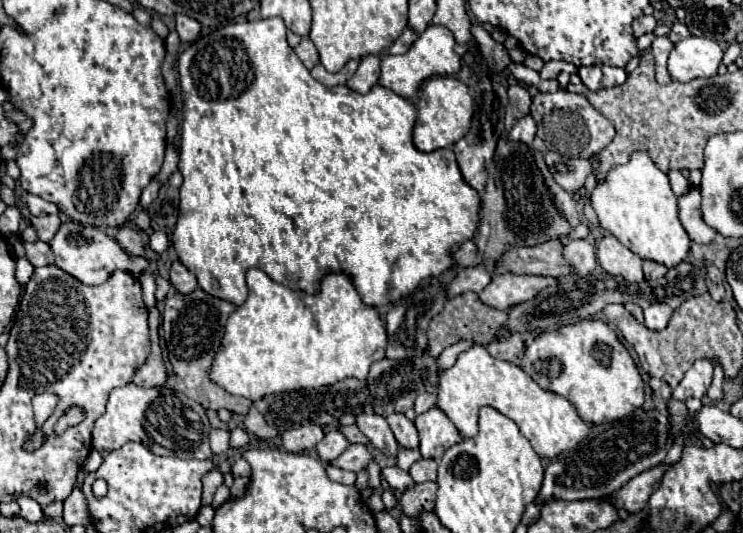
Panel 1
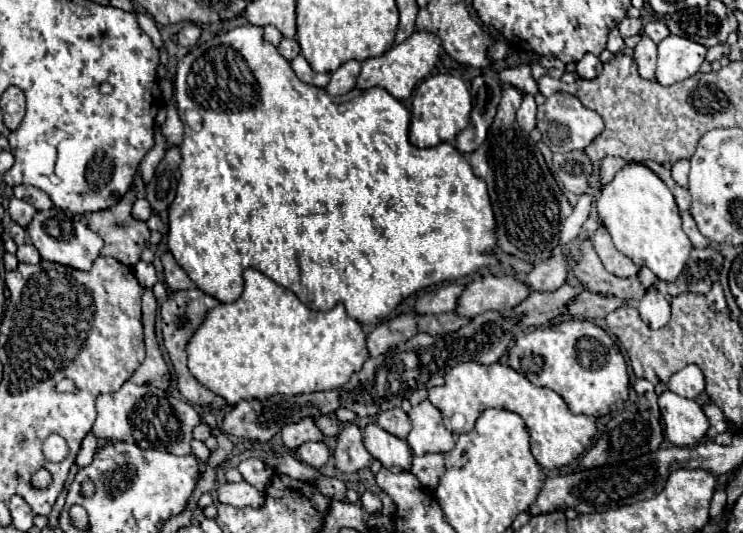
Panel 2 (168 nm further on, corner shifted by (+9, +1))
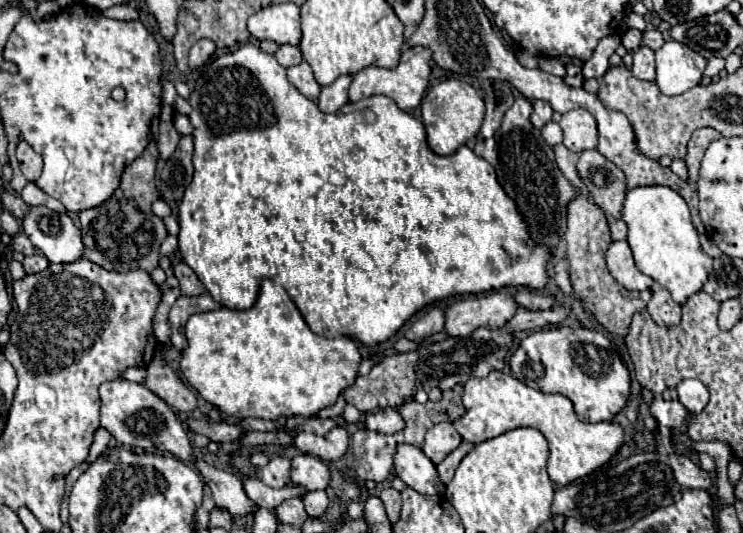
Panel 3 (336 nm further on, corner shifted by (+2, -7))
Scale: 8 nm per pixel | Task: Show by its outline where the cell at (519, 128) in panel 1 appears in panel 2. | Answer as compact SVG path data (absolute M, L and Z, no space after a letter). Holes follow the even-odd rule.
M525 94L523 104L517 110L517 124L525 130L531 132L535 128L535 114L537 114L537 104L531 94Z

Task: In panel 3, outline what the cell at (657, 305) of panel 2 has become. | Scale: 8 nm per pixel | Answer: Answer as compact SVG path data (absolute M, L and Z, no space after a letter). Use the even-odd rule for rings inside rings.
M656 290L646 306L650 316L658 326L676 326L680 324L680 306L672 300L668 290Z

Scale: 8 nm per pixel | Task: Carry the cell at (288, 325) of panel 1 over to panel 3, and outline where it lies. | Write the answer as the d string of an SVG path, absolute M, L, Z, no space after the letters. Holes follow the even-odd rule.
M264 280L260 296L250 310L218 308L210 312L192 314L186 322L188 346L182 350L180 372L198 394L234 418L262 418L276 420L280 416L310 418L318 410L336 402L338 394L354 384L360 364L358 344L346 336L324 338L314 334L304 322L292 298L274 280Z

